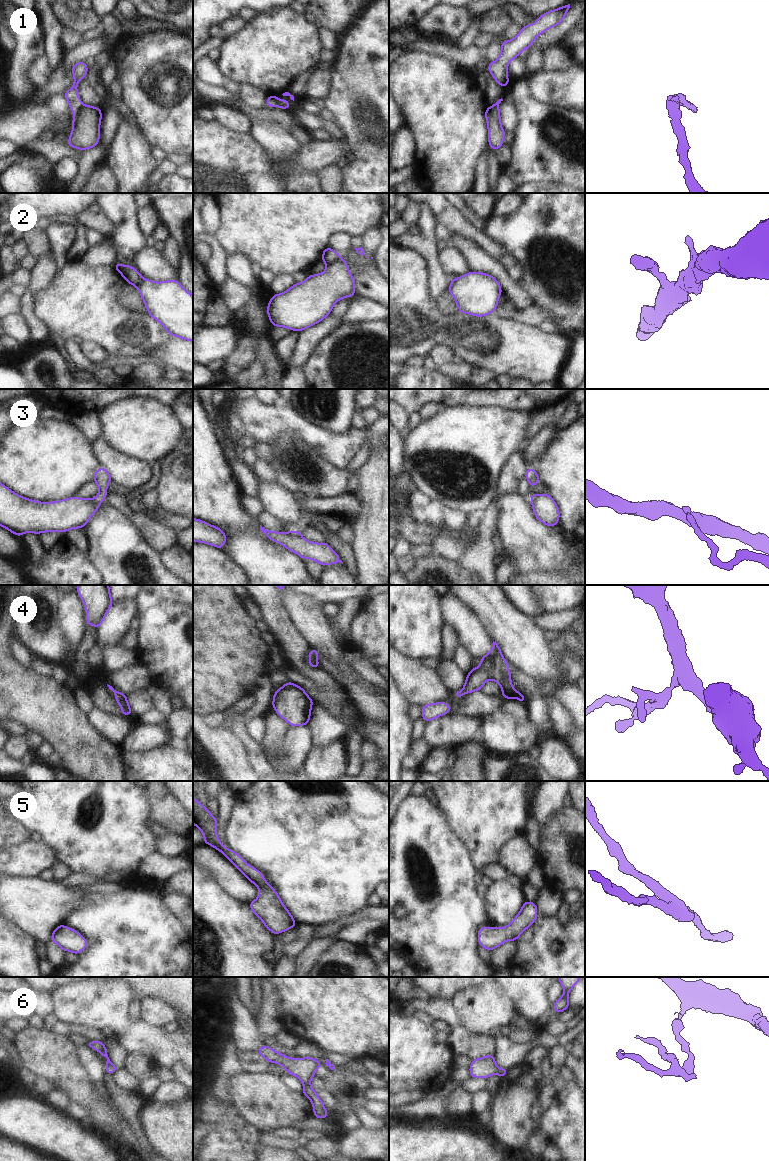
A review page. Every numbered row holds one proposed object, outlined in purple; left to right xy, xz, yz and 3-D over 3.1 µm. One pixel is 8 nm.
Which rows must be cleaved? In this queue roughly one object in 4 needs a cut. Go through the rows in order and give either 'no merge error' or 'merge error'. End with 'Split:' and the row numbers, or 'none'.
1: merge error
2: merge error
3: merge error
4: no merge error
5: no merge error
6: no merge error
Split: 1, 2, 3

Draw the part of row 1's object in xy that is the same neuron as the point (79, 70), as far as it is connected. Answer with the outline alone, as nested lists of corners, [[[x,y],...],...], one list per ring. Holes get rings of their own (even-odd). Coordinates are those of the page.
[[[78,62],[73,65],[72,73],[74,76],[74,83],[71,89],[67,90],[64,93],[64,96],[67,102],[70,104],[70,110],[75,113],[83,104],[78,96],[77,92],[77,85],[79,84],[80,80],[86,77],[86,73],[88,71],[87,65],[82,62]]]

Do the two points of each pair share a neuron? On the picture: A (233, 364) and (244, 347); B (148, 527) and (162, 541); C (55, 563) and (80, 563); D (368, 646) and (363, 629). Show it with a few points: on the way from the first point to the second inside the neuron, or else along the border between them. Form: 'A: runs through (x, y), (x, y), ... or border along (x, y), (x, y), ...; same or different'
A: runs through (237, 360), (244, 351); same
B: runs through (151, 530), (159, 538); same
C: runs through (61, 563), (74, 563); same
D: runs through (368, 642), (367, 633); same

